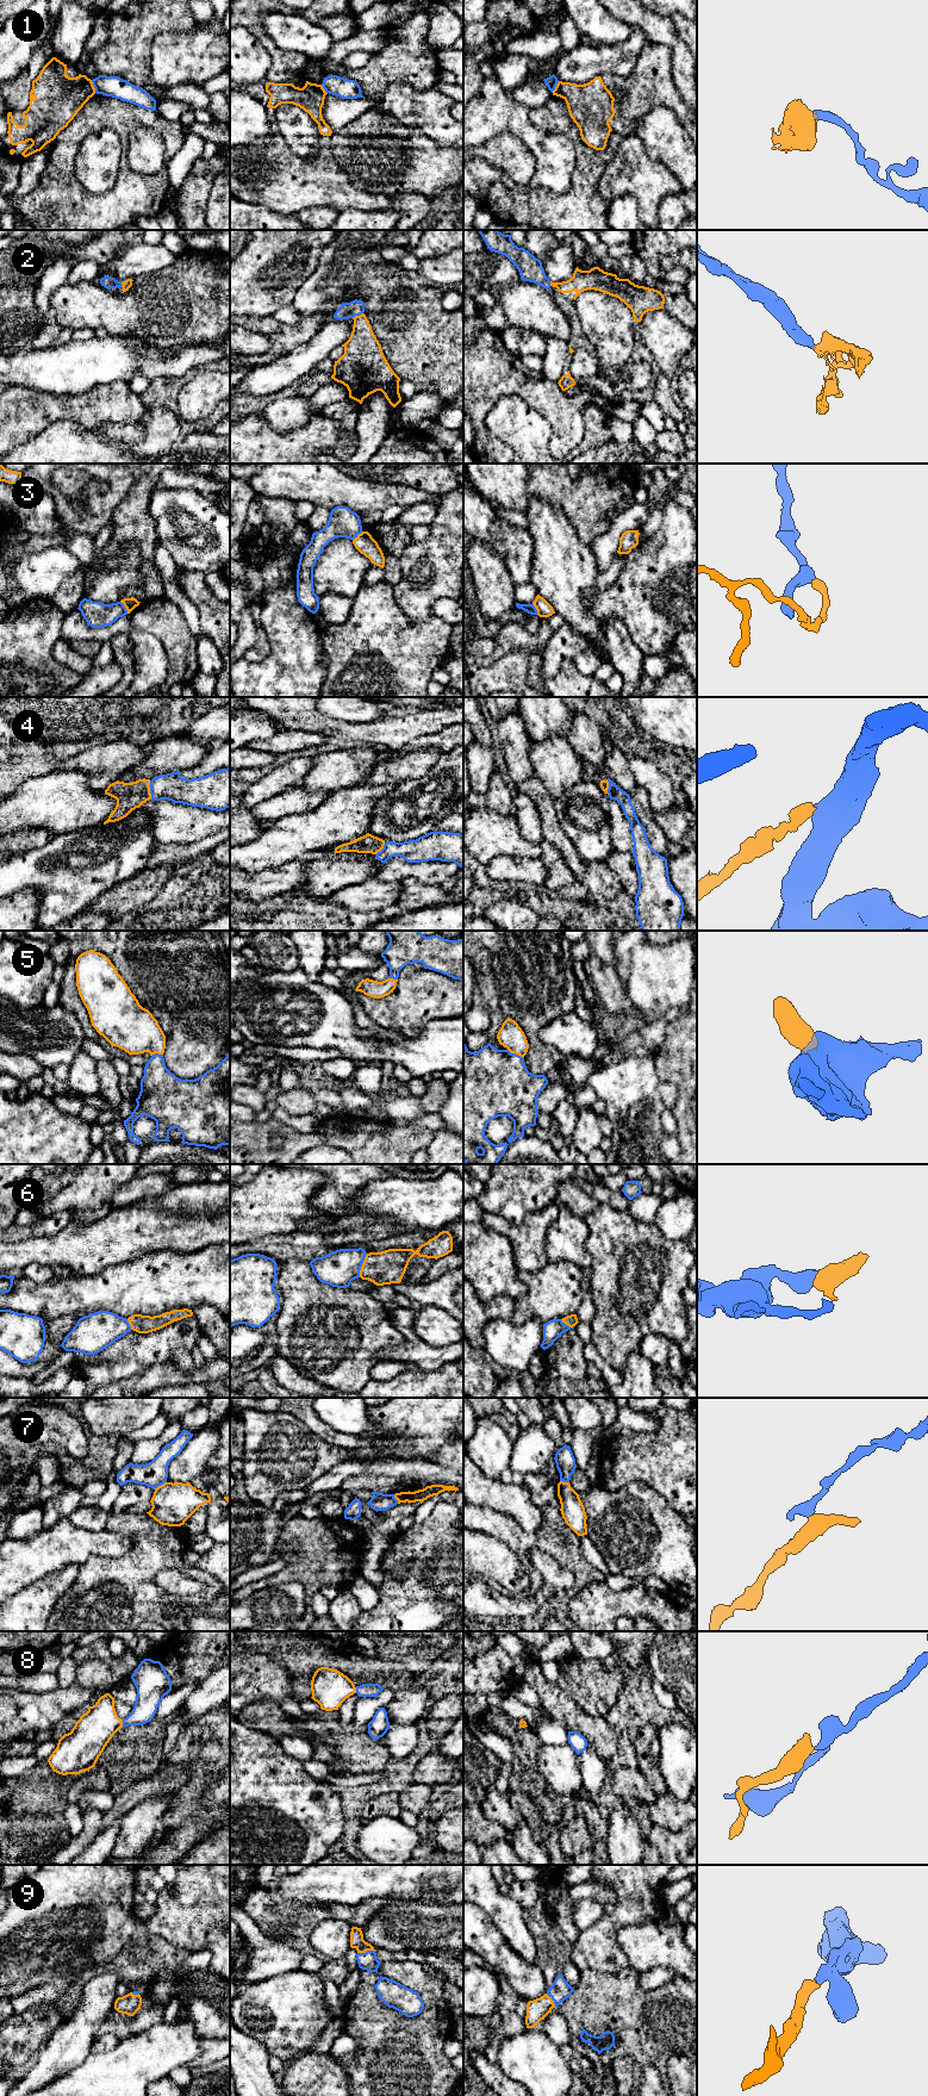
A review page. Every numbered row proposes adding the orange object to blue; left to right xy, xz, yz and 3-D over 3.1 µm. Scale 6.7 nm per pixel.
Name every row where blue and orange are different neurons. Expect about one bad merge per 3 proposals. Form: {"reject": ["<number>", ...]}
{"reject": ["1", "3", "4", "6", "7"]}

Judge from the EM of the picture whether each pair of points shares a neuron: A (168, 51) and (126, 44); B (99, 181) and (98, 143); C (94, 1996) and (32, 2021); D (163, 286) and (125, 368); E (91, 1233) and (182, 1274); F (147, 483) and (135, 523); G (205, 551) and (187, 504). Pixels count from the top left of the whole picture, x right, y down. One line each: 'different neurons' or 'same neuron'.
A: different neurons
B: same neuron
C: different neurons
D: different neurons
E: different neurons
F: same neuron
G: same neuron

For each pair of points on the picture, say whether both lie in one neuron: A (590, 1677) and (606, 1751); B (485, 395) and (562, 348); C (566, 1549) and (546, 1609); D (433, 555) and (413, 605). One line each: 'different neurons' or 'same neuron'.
A: different neurons
B: different neurons
C: same neuron
D: same neuron

